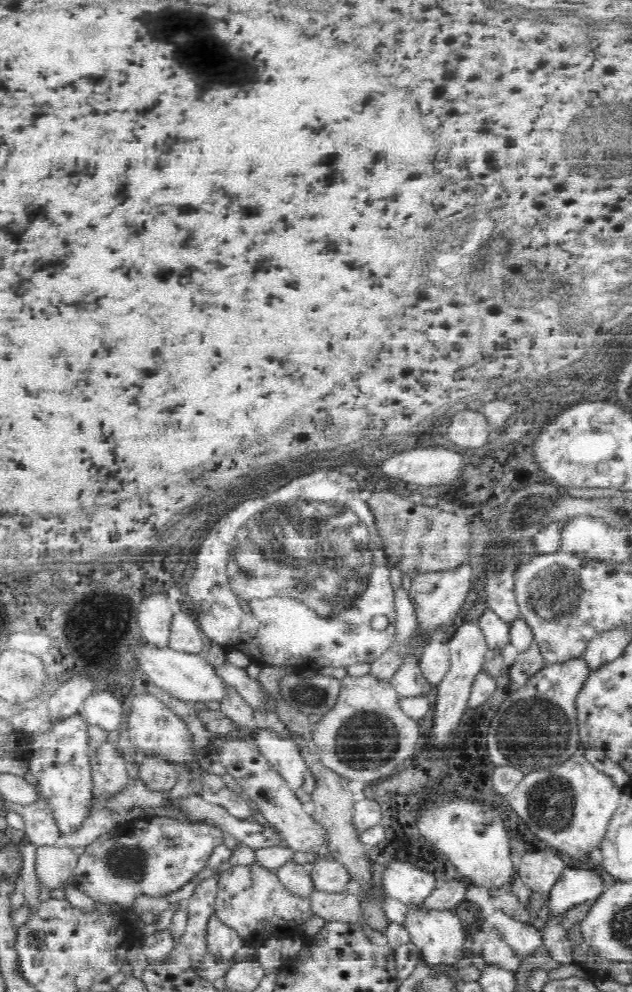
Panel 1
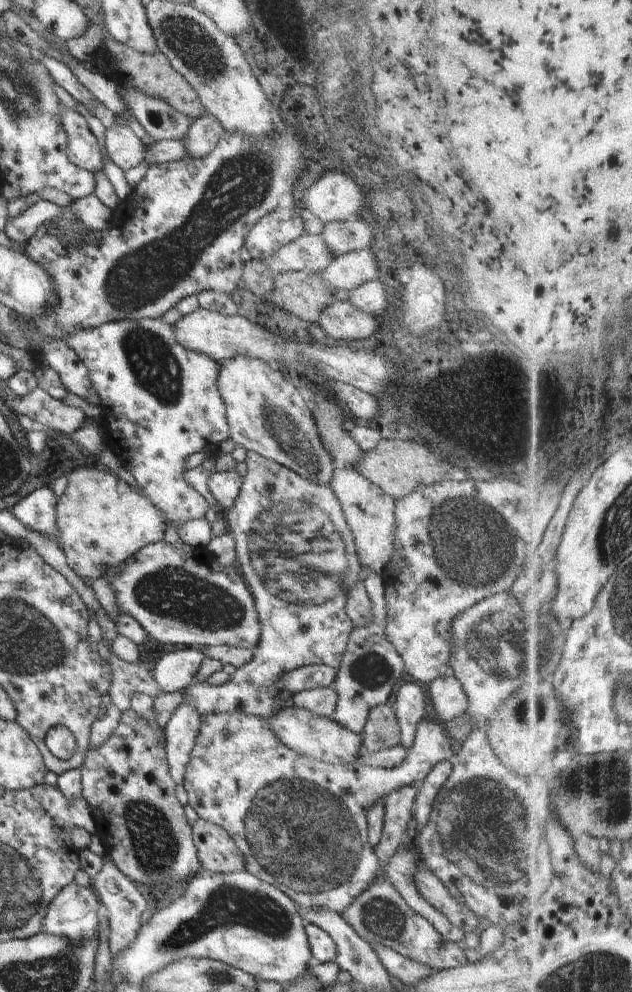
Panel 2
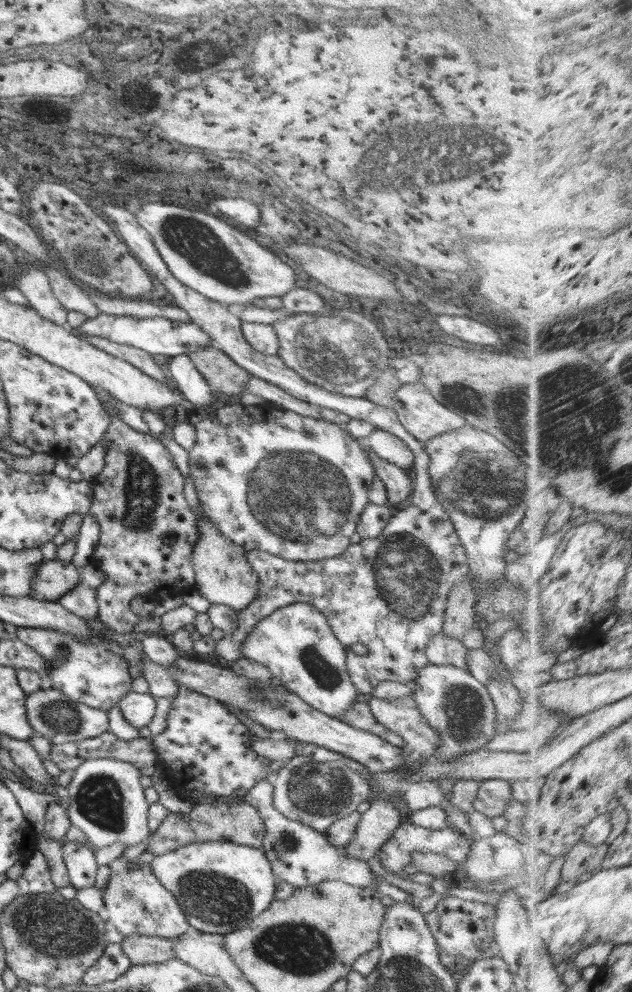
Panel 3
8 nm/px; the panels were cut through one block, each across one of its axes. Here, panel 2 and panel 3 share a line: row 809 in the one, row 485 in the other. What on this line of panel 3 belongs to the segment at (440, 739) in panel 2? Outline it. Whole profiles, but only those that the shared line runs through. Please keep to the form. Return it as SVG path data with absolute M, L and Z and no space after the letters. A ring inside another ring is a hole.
M268 402L258 405L240 403L199 411L192 422L196 431L196 442L189 452L189 476L192 476L192 484L198 494L199 502L202 502L204 506L204 512L216 524L222 537L232 540L234 544L242 546L246 551L258 549L294 562L334 558L350 547L350 538L355 534L360 515L370 502L367 488L376 476L376 471L368 459L368 453L364 451L364 447L352 433L339 424L324 419L310 419L297 412L286 411L286 408L278 408Z

